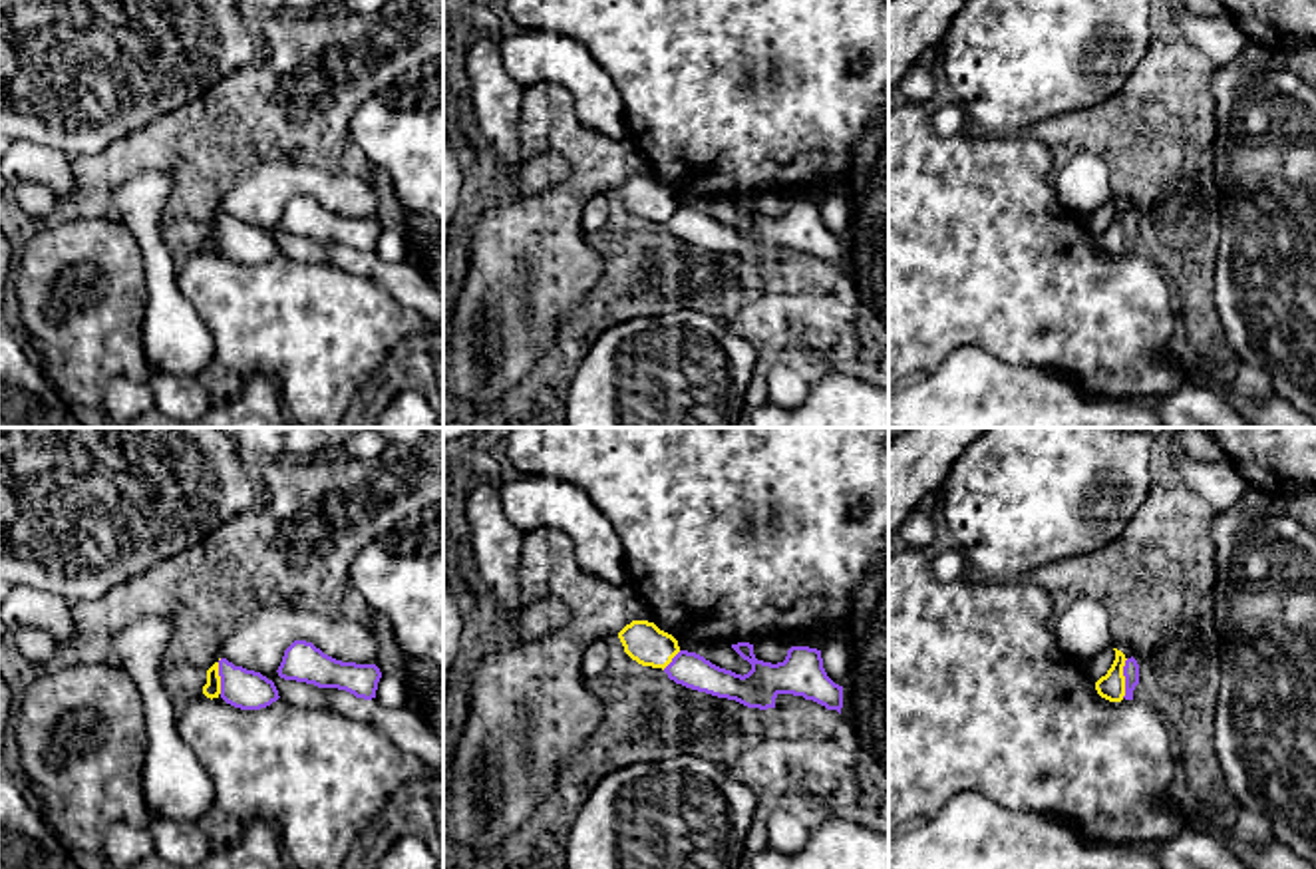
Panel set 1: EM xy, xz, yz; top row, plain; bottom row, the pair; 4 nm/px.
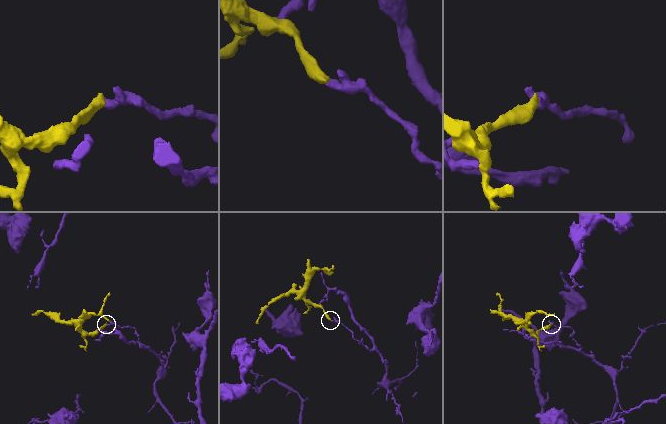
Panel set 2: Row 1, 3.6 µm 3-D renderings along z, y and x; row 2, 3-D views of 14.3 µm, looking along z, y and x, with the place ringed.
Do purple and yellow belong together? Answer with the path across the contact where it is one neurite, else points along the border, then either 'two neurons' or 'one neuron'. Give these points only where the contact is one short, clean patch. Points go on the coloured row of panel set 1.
border along yz (1128, 659), (1122, 696); two neurons

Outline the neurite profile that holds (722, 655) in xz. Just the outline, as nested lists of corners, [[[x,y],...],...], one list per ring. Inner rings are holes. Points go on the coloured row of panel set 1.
[[[678,640],[680,650],[688,650],[688,652],[696,652],[700,656],[704,656],[706,660],[710,660],[712,664],[732,670],[736,674],[747,674],[751,670],[751,664],[747,660],[743,660],[734,648],[732,644],[696,644],[690,640]]]

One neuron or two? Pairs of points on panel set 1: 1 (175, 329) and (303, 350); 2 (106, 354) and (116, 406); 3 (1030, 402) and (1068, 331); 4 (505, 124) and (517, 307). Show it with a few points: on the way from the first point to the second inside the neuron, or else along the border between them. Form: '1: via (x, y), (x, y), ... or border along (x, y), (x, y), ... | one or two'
1: border along (185, 297), (213, 341), (213, 356), (199, 374) | two
2: border along (148, 380), (114, 378), (100, 406) | two
3: border along (1002, 360), (1014, 366), (1064, 370), (1088, 392) | two
4: border along (519, 126), (519, 160), (511, 172) | two

